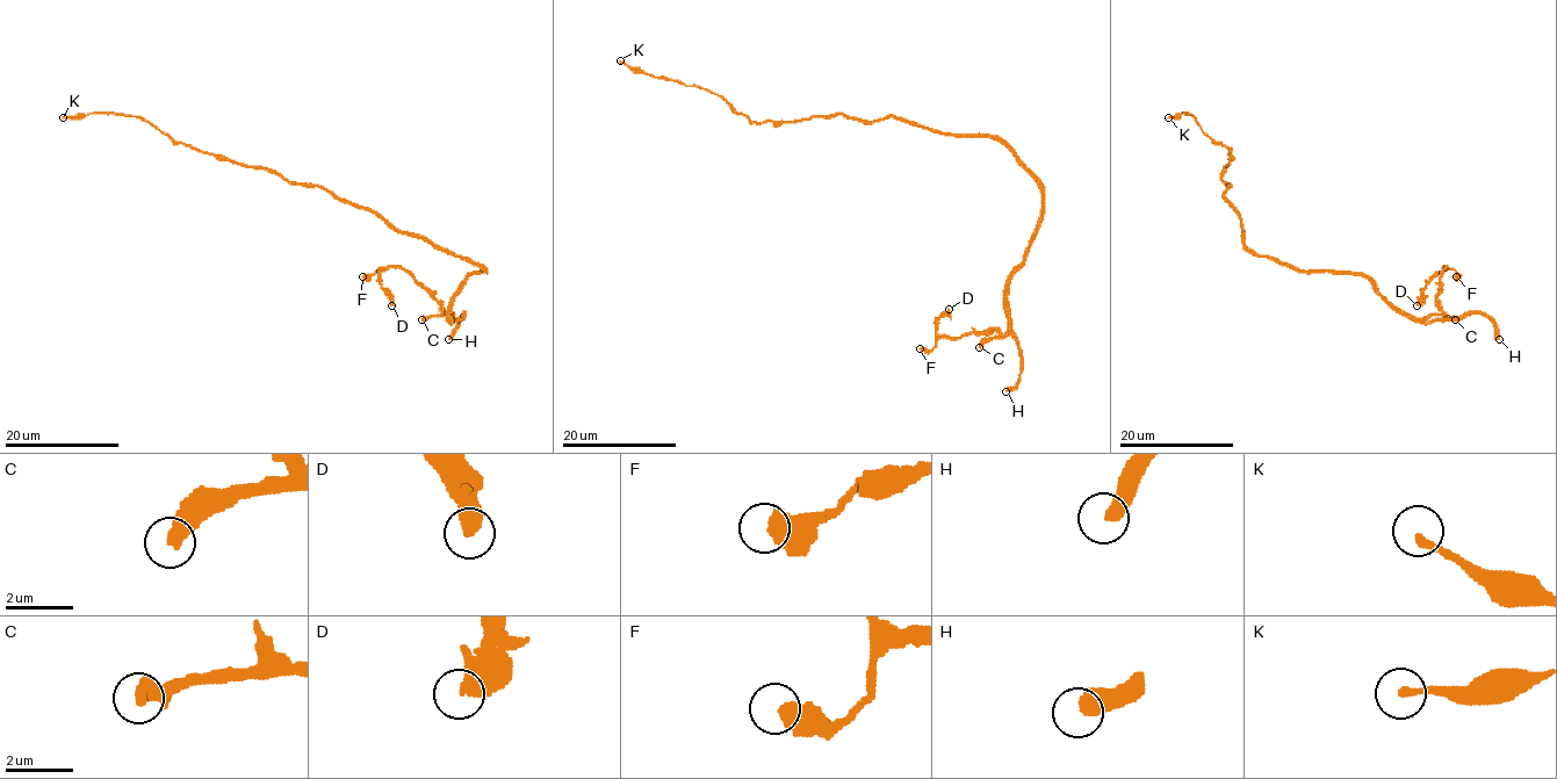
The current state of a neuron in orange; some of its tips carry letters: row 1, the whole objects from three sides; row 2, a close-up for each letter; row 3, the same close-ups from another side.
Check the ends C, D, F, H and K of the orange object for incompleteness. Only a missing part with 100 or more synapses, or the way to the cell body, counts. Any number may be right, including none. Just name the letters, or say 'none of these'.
C, H

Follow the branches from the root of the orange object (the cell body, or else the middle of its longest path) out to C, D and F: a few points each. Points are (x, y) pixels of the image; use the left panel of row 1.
C: (412, 237), (425, 237), (484, 271), (476, 271), (467, 278), (451, 303), (452, 318), (439, 315), (422, 319)
D: (412, 237), (484, 271), (467, 278), (451, 303), (452, 318), (408, 273), (383, 267), (379, 283), (391, 305)
F: (412, 237), (425, 237), (484, 271), (467, 278), (451, 303), (452, 318), (397, 267), (383, 267), (362, 276)

